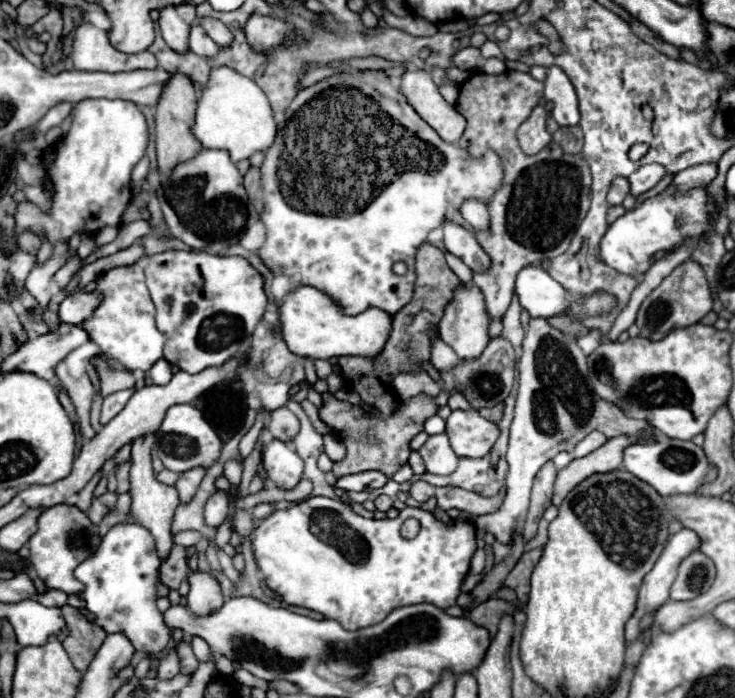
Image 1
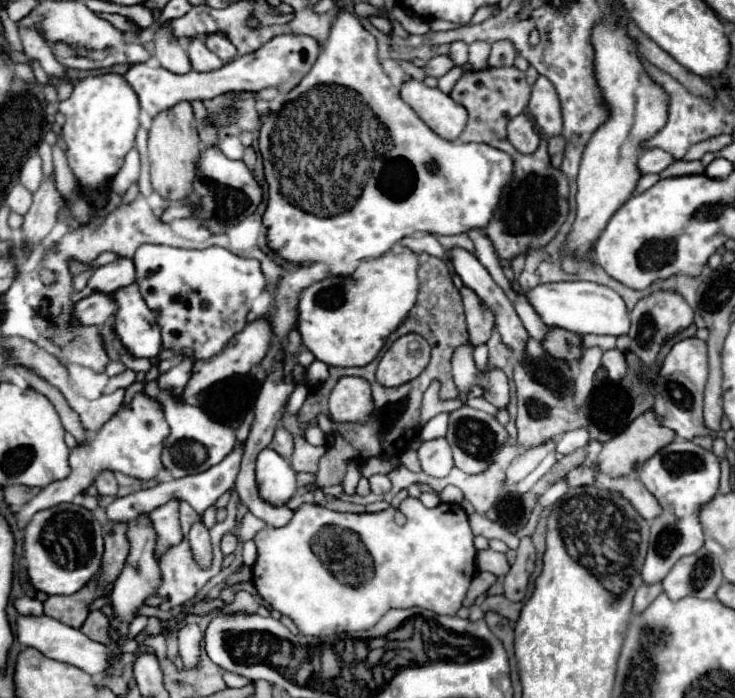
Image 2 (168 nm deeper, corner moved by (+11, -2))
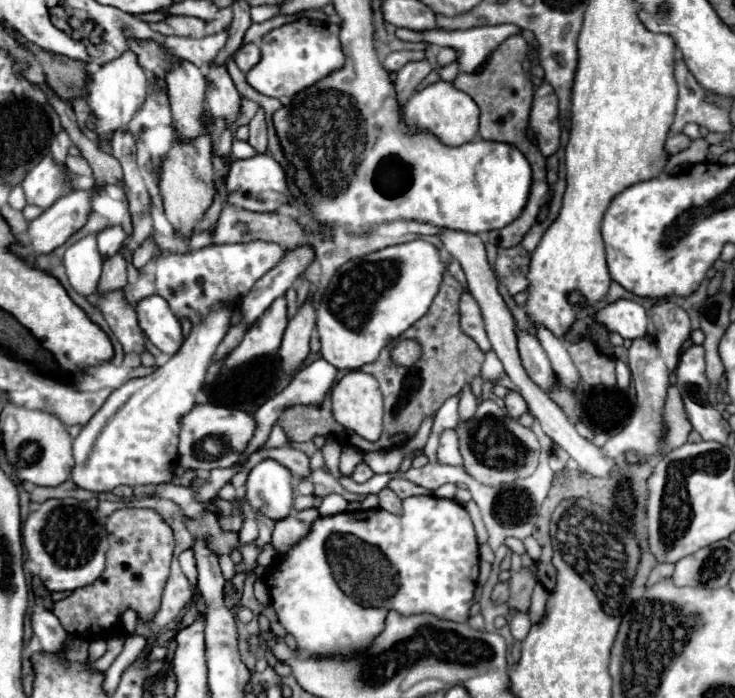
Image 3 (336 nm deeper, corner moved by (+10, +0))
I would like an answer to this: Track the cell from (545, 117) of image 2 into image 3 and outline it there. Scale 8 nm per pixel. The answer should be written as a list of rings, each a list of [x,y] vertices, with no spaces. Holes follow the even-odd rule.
[[[541,82],[541,86],[535,88],[529,126],[535,132],[543,156],[555,154],[560,147],[561,125],[558,99],[549,82]]]

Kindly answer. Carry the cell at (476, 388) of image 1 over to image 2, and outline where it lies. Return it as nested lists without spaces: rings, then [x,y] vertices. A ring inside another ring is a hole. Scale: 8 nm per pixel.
[[[490,370],[480,376],[480,384],[486,386],[486,398],[496,406],[496,408],[508,408],[510,404],[510,386],[508,378],[502,370]]]

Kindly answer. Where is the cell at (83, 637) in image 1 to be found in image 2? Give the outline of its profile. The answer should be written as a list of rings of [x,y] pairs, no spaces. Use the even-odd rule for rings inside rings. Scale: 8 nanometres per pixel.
[[[94,610],[94,612],[90,612],[90,616],[86,618],[86,622],[84,622],[84,626],[82,626],[80,630],[82,630],[88,638],[106,644],[108,638],[110,638],[110,636],[108,636],[110,620],[108,620],[108,616],[106,616],[102,610]]]

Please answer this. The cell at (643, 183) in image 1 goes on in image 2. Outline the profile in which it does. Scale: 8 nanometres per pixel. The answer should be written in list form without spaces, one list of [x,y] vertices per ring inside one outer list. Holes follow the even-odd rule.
[[[648,148],[642,152],[640,160],[638,160],[638,168],[642,174],[650,174],[650,172],[662,172],[664,168],[668,168],[674,162],[674,156],[662,148]]]

